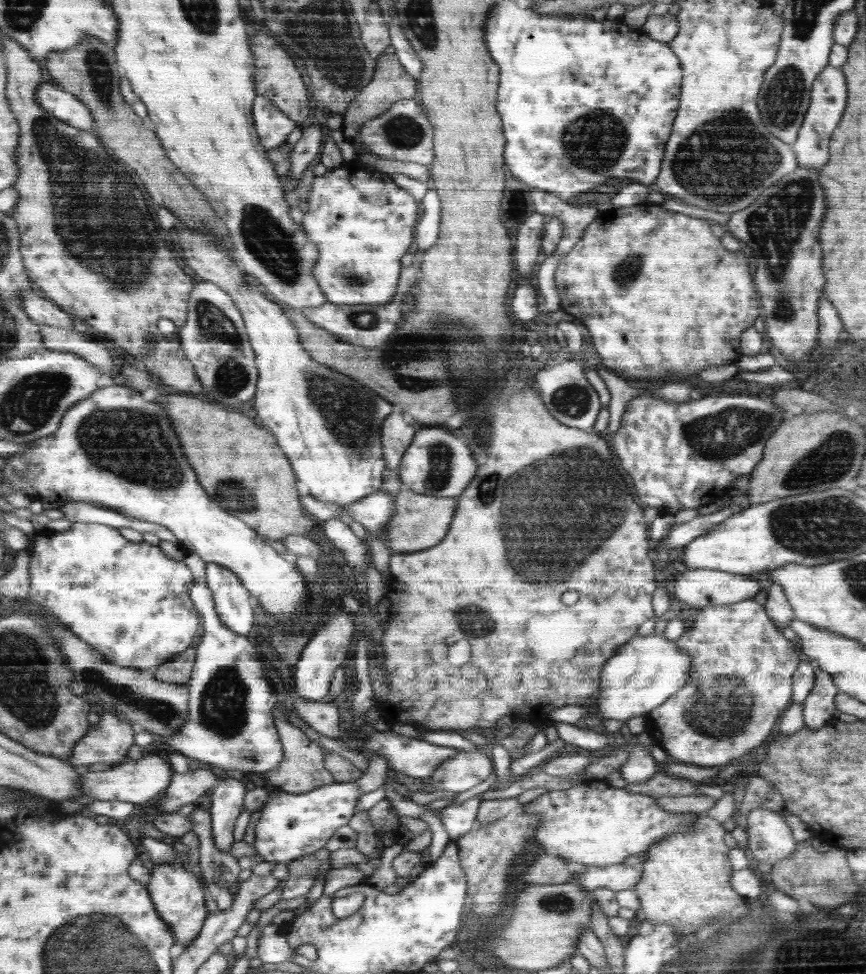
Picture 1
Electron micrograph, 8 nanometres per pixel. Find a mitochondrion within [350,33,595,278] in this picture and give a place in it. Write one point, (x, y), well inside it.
(404, 132)

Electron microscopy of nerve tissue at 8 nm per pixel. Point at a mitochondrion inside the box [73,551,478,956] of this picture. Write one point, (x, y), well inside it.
(224, 707)

